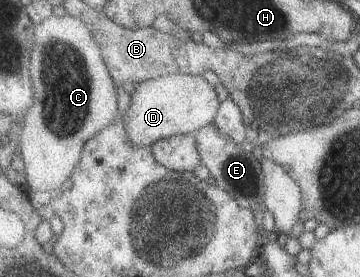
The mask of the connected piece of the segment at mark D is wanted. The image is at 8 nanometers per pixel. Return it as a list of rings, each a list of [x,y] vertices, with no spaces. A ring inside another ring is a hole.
[[[169,74],[139,83],[129,109],[118,116],[127,125],[127,137],[133,147],[152,147],[161,139],[195,134],[202,127],[213,124],[220,106],[217,91],[203,76]]]

